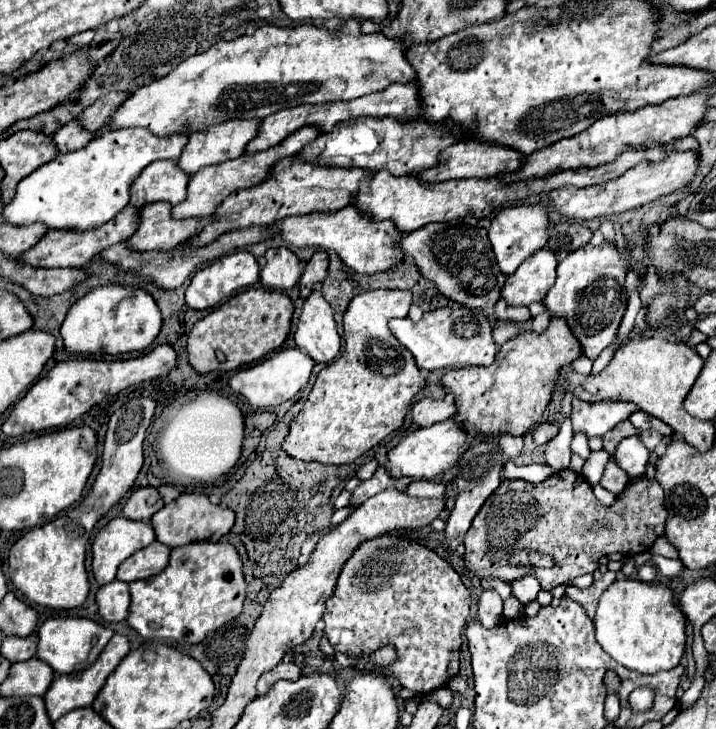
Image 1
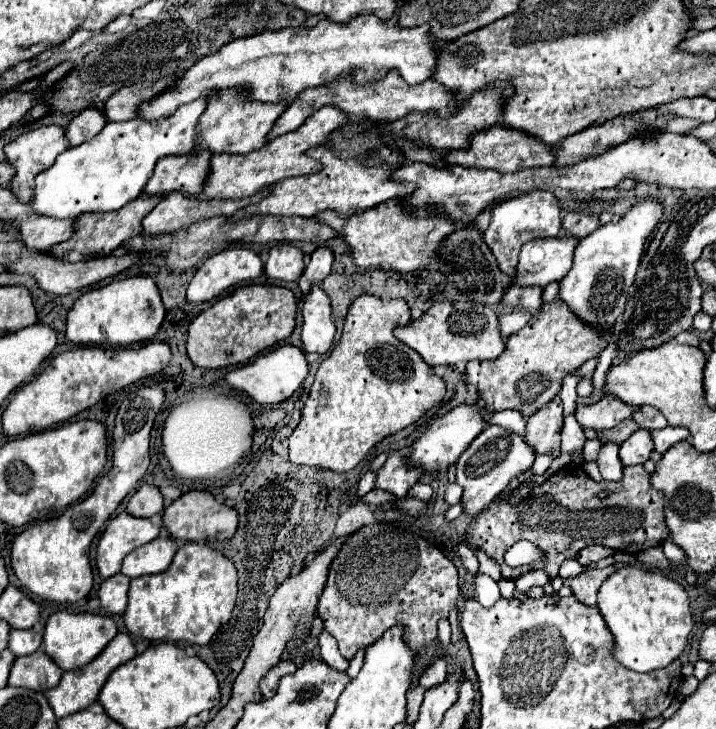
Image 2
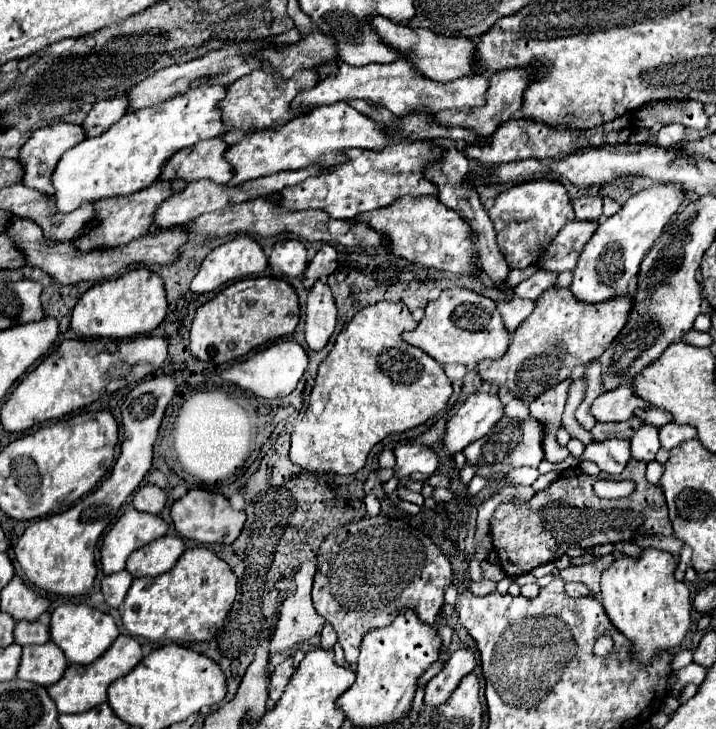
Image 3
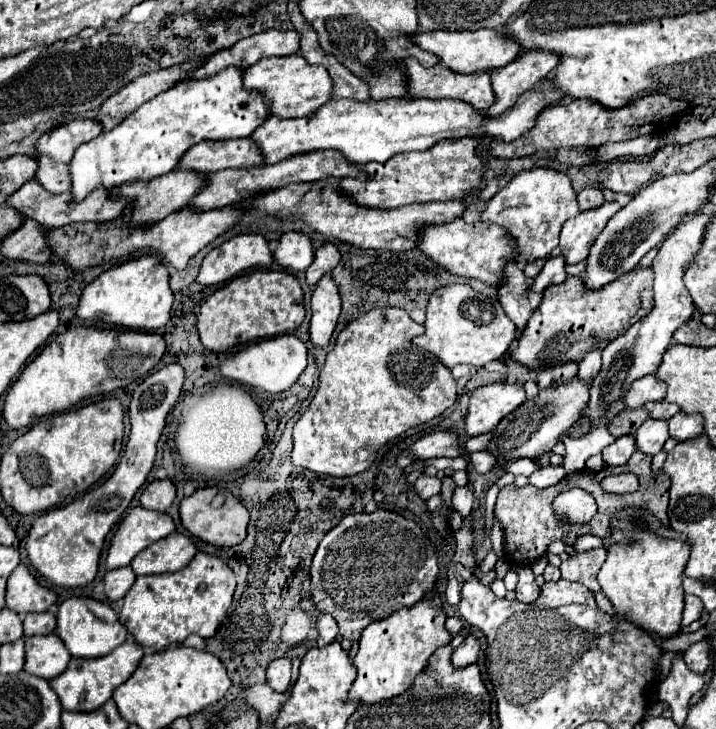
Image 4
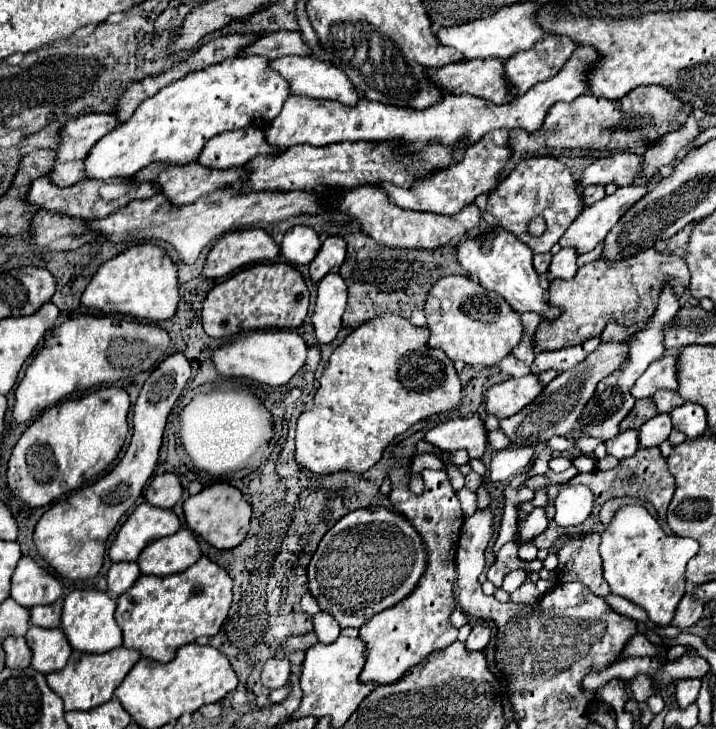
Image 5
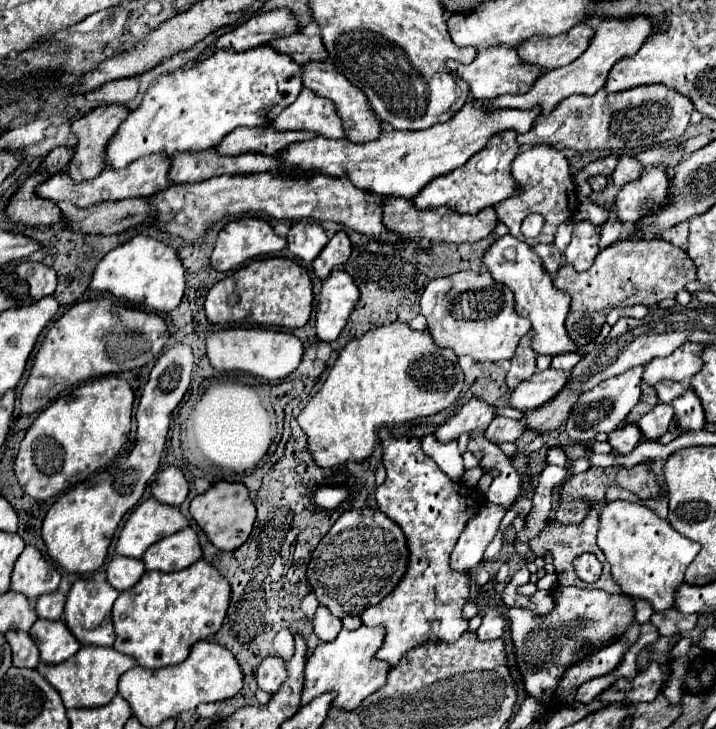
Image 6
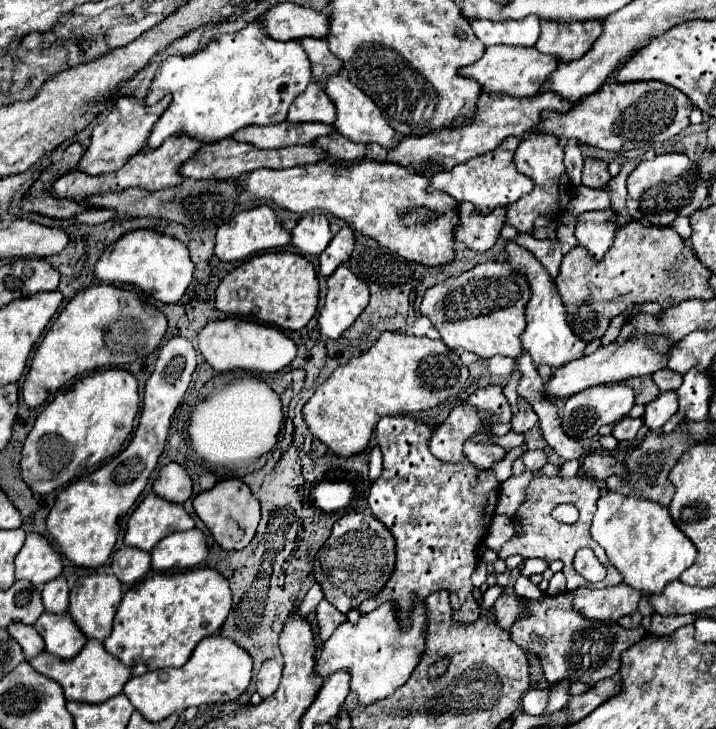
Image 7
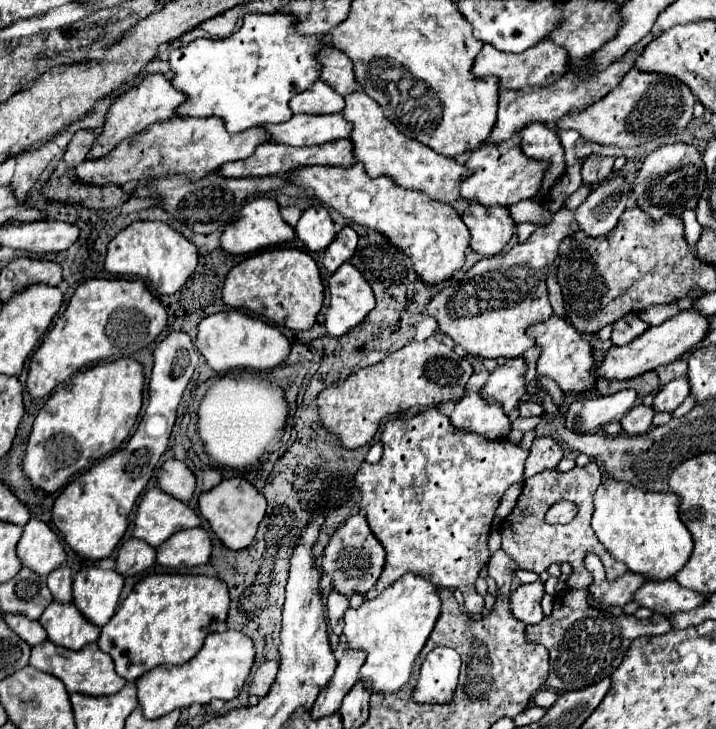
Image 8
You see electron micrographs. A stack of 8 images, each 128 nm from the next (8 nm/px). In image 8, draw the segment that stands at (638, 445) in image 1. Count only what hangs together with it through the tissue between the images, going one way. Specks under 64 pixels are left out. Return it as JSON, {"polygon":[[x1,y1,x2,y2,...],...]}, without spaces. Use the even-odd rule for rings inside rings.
{"polygon":[[680,376,678,380,672,380,662,388,662,392,654,400,656,412,674,412,690,394,690,384,686,384,686,376]]}

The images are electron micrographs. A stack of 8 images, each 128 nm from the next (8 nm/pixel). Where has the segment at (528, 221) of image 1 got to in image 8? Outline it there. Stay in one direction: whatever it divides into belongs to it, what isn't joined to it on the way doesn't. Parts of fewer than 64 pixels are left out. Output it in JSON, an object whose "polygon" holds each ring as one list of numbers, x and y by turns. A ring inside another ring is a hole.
{"polygon":[[528,124,522,128,522,152,536,160,548,160,550,168,544,176,544,186,540,196,536,200,544,200,550,192,554,180,564,172,566,160,564,160,564,148,560,144,560,138,554,130,550,130,546,124]]}

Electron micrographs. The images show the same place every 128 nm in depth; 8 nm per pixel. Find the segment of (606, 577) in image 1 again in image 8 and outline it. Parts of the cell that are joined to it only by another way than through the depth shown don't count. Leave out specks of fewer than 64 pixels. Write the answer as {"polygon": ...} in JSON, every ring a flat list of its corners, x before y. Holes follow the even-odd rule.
{"polygon":[[590,460,590,464,584,468,576,466,570,472,560,472,560,470,552,468,552,470,544,470,540,474,534,474,532,478,528,478,524,482,524,490,518,498,518,504,500,524,502,550,506,550,516,560,520,570,532,570,538,574,548,570,548,566,554,562,572,564,573,573,566,581,566,586,570,589,587,589,592,582,592,577,584,565,584,556,588,552,594,552,602,558,610,580,626,574,628,572,626,564,620,564,618,560,614,560,608,554,608,550,602,546,602,542,596,540,596,534,590,526,590,518,594,512,592,498,594,498,596,488,600,486,600,482,602,482,602,472,600,472,600,466,596,464,596,460],[560,500,568,500,568,502,576,504,578,514,572,522,568,522,564,526,560,526,560,524,552,526,544,520,544,516,546,516,548,508]]}

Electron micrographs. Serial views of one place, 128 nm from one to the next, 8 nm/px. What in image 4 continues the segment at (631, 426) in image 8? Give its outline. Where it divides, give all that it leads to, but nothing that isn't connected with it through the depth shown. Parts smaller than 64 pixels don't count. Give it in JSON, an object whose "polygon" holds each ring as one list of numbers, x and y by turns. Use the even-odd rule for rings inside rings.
{"polygon":[[622,436,622,438,616,438,614,444,606,446,602,450,602,456,604,456,604,462,608,462,610,466,622,466,628,462,634,450,636,450,634,436]]}

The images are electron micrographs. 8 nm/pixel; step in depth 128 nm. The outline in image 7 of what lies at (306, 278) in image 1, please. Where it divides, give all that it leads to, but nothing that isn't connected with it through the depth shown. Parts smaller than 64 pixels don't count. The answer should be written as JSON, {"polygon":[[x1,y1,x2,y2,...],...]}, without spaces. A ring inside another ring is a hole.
{"polygon":[[344,226,328,244,328,248,320,254,320,272,322,276,330,276,342,262,350,258,354,250,354,234,348,226]]}

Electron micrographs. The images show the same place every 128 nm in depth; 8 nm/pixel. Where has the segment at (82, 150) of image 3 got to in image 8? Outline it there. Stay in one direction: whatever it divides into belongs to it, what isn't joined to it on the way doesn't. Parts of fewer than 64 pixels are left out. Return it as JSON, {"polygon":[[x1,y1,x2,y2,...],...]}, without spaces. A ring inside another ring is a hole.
{"polygon":[[274,12,274,14,246,14,244,16,244,22,240,26,238,32,234,32,232,36,224,38,224,40,204,40,204,38,198,38,182,48,176,48,170,52,170,66,174,70,174,78,172,78,172,84,184,92,188,96,188,100,178,108,178,116,194,116,194,118,206,118,206,116,218,116,226,122,226,128,228,132,242,132,242,130,248,130,252,126,260,126,260,124,268,124,268,122,286,122,292,118,292,112,290,112,290,98,298,92,304,92,308,90,318,78,320,78,320,60,318,60,318,52,328,44,328,38,326,36,304,36,300,32,296,32,296,16,290,14,290,12]]}

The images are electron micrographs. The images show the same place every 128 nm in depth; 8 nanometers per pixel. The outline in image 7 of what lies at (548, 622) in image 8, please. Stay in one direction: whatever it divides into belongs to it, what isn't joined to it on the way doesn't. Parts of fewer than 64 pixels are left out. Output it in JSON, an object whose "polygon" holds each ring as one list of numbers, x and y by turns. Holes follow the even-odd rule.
{"polygon":[[562,592,558,596,546,596,542,602,530,600,530,616,512,624,514,632,510,632,512,640,520,648,528,648,526,652,540,658,544,668,544,676,550,684,558,684,562,680,568,682,584,682,596,684,598,680,610,678,620,670,620,654,640,640,638,632,644,636,646,628,626,630,620,624,602,624,598,620,586,620,572,606,574,592],[652,614,652,624,648,628,648,634,656,634,656,636,666,636,672,634,674,630,692,624,696,618,694,616,660,616,660,614],[562,648,568,656,564,656]]}

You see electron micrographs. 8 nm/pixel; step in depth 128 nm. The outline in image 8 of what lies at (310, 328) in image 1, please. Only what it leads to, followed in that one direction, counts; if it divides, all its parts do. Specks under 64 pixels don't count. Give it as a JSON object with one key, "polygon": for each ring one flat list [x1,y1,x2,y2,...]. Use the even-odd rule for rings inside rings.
{"polygon":[[350,262,342,264,328,282,330,308,326,312,326,330,330,336,344,336,370,314,374,294,362,272]]}

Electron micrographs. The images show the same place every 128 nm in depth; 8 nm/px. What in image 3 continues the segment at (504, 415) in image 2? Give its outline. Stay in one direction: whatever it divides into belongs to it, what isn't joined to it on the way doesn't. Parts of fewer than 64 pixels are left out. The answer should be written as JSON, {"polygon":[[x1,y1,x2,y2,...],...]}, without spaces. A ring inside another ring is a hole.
{"polygon":[[514,398,512,402,506,404,506,416,510,416,510,418,524,418,524,416,528,416,528,406,524,404,522,398]]}

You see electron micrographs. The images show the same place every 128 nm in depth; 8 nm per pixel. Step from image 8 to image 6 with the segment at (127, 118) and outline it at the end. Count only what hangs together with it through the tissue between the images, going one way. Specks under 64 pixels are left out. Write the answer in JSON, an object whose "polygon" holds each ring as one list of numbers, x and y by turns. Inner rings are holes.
{"polygon":[[102,104,102,106,94,108,90,114,80,116,78,120,72,122,72,132,78,136,78,146,74,148,74,158,68,164,66,172,72,176,74,182,90,180,90,178,102,174,102,170,106,170,106,144,110,142,110,138,114,136,114,132,126,120,128,114,130,114,130,110,124,104]]}

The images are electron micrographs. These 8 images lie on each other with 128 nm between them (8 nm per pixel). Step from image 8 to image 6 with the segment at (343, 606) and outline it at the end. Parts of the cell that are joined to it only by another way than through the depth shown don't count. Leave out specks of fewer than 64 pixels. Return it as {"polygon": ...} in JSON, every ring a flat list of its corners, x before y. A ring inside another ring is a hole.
{"polygon":[[318,606,316,614,314,614,314,634,322,640,322,642,332,642,338,632,342,630,342,620,340,618,334,618,330,614,330,610,326,606]]}

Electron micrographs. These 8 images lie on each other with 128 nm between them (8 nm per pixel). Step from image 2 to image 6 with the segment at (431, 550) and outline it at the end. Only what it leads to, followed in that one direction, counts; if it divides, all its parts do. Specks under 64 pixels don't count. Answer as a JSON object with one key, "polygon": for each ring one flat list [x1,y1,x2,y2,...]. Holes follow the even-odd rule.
{"polygon":[[348,510,314,550,308,564,308,580,318,602,326,604,334,616,360,616,368,606,378,604,396,588,406,566,408,548,398,524,380,510]]}

